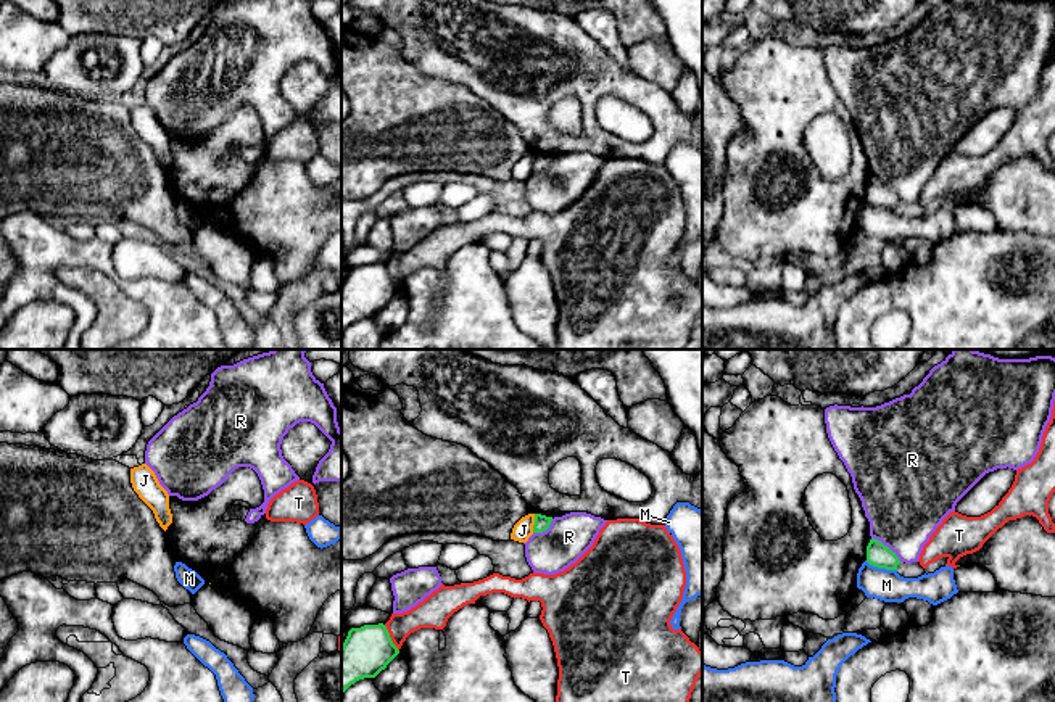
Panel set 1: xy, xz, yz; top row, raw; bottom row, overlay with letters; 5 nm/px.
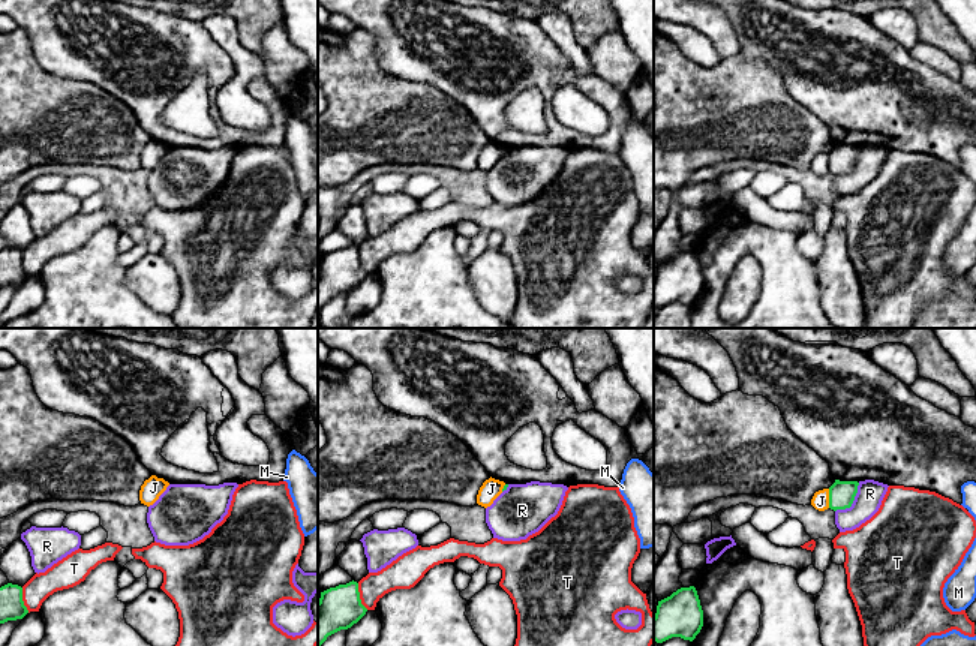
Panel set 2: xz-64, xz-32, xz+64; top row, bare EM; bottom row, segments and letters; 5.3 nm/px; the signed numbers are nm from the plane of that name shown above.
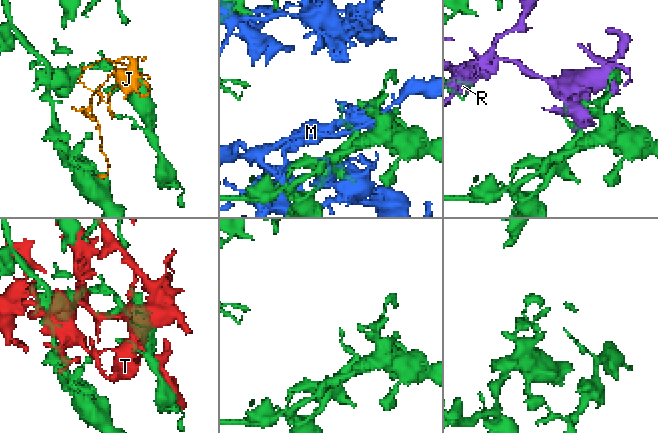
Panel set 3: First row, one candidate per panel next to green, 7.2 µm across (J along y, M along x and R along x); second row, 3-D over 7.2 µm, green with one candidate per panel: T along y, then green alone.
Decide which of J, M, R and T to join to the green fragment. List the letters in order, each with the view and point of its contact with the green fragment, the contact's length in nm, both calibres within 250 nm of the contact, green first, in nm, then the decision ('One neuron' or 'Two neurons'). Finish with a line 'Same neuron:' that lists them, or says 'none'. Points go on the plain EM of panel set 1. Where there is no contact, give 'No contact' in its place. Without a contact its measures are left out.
J: Touches green at xz (535, 163). Shared border 100 nm. Thickness 80 nm (green) against 100 nm. Two neurons
M: Touches green at yz (881, 206). Shared border 170 nm. Thickness 120 nm (green) against 160 nm. Two neurons
R: Touches green at yz (886, 185). Shared border 200 nm. Thickness 120 nm (green) against 420 nm. Two neurons
T: Touches green at xz (390, 277). Shared border 150 nm. Thickness 240 nm (green) against 160 nm. Two neurons
Same neuron: none

